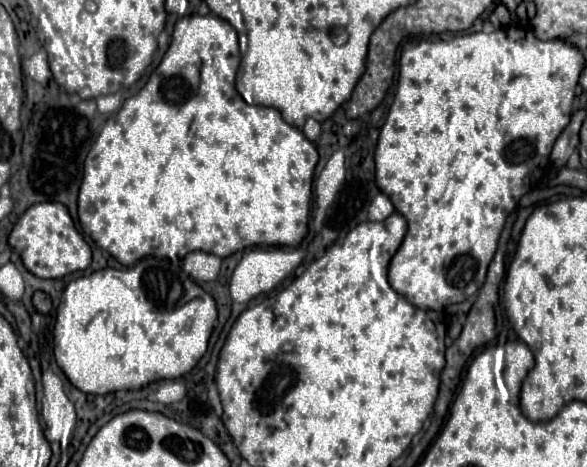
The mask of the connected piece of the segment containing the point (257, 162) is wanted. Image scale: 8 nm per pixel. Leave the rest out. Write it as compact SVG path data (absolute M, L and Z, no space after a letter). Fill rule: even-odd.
M192 14L180 19L173 30L172 41L162 63L150 75L148 83L134 95L128 97L122 109L110 117L94 141L86 161L84 161L84 177L78 193L78 221L86 235L90 235L102 249L106 249L112 257L116 257L122 265L136 265L140 259L148 255L156 255L160 259L168 259L172 265L180 265L180 259L192 251L206 251L218 257L228 257L240 249L252 245L290 245L296 247L304 235L308 225L308 211L312 199L312 175L318 163L316 147L304 137L304 133L288 125L282 115L274 107L256 107L248 105L240 93L236 91L235 79L240 65L238 33L236 29L216 17L216 15Z

